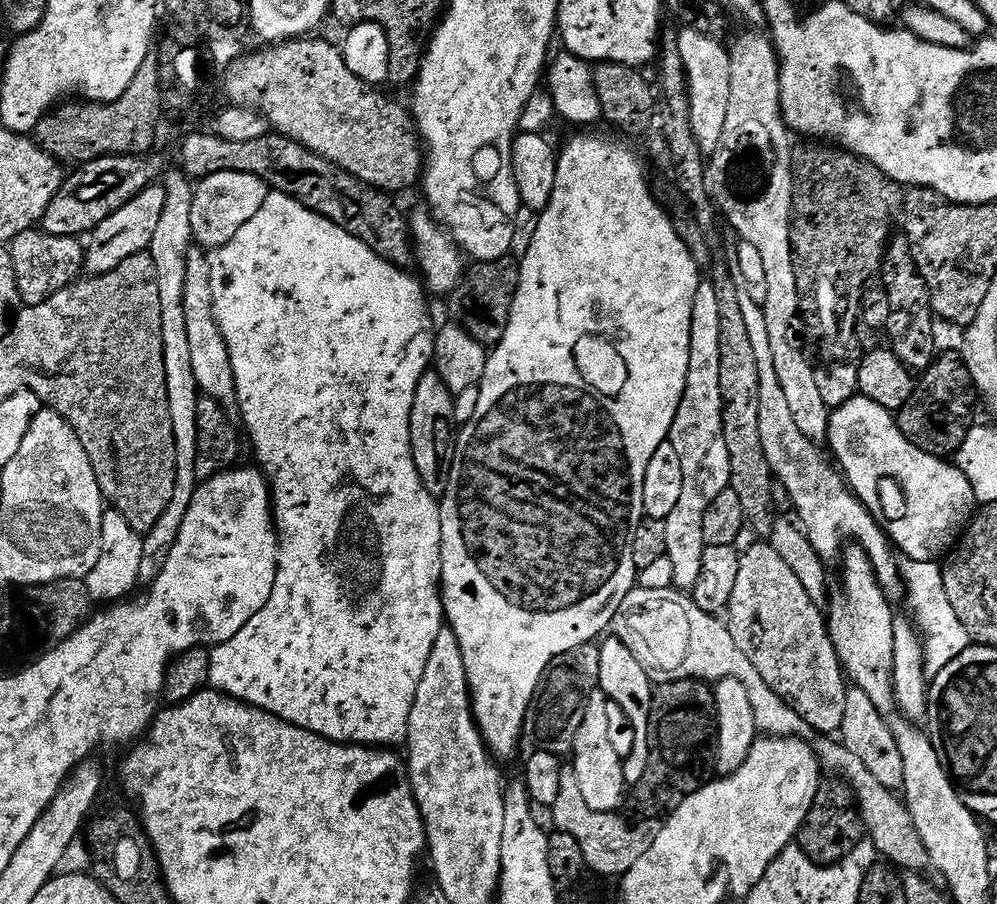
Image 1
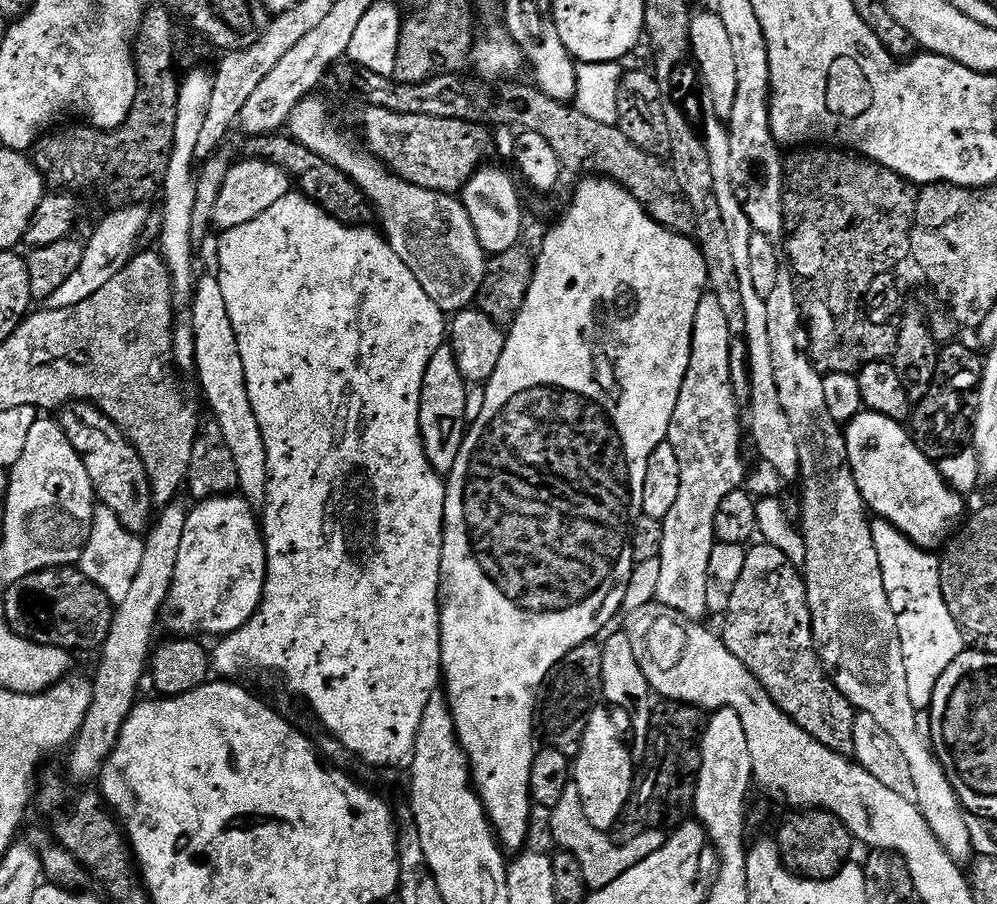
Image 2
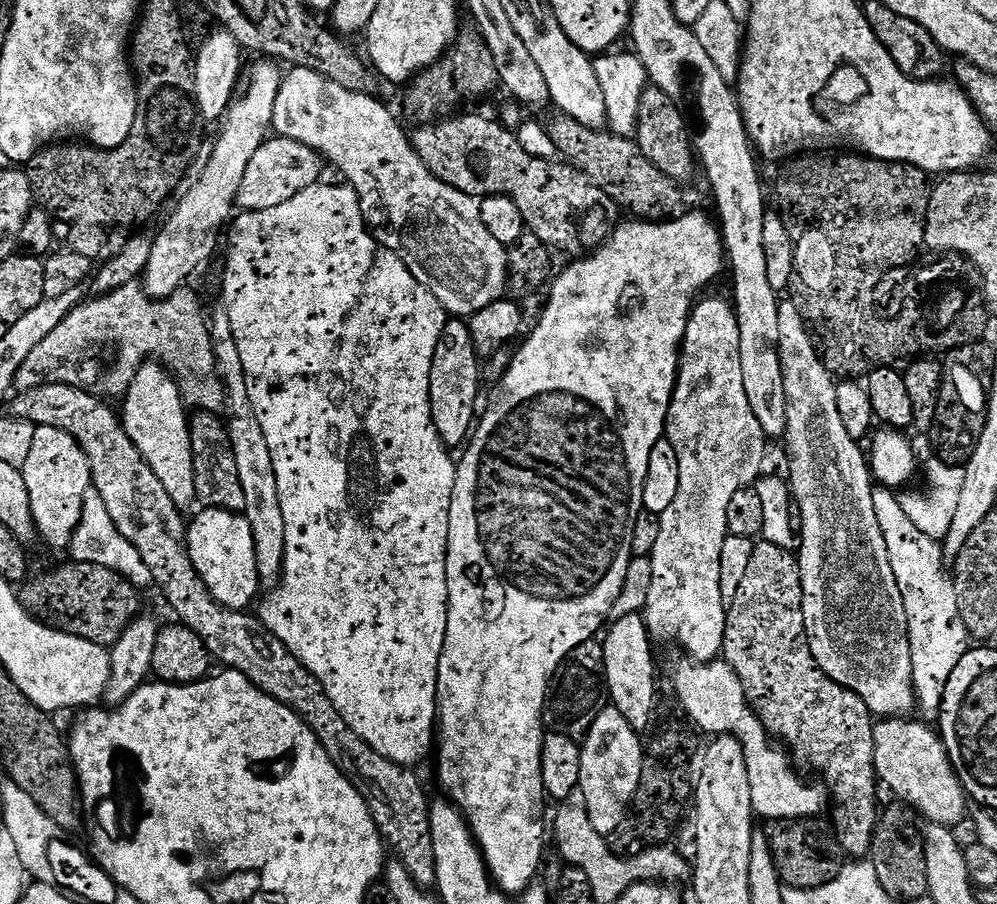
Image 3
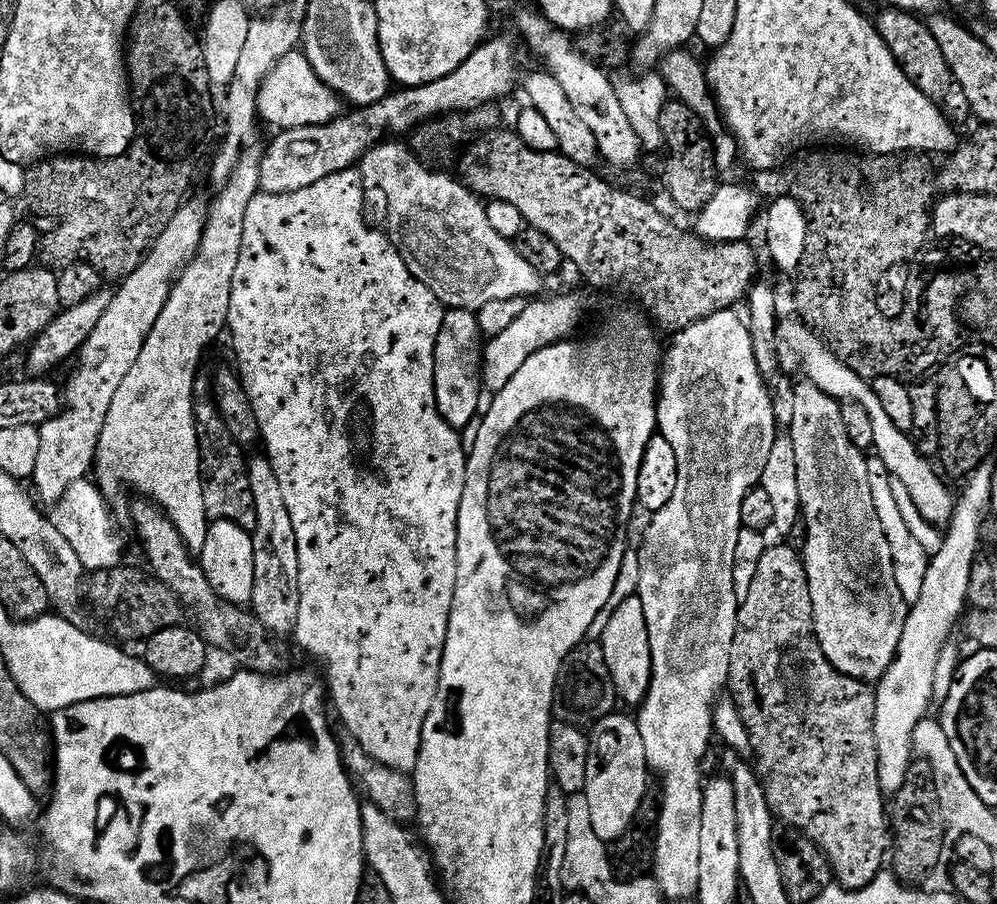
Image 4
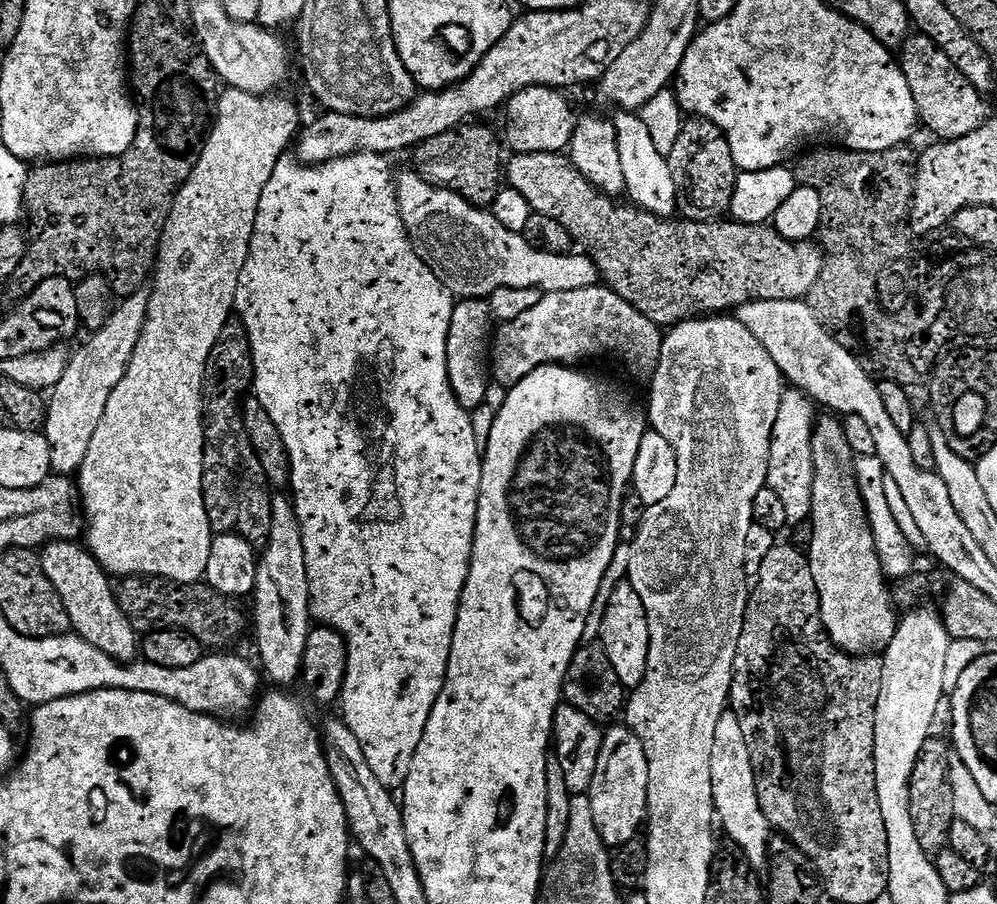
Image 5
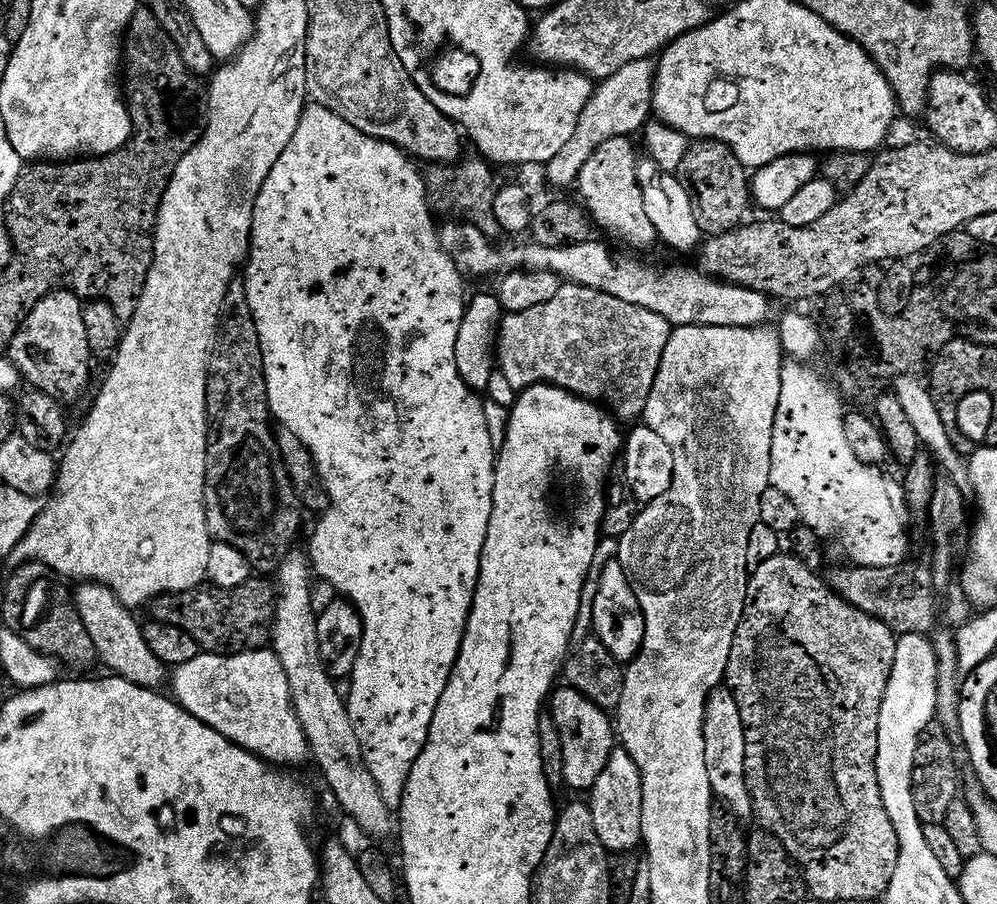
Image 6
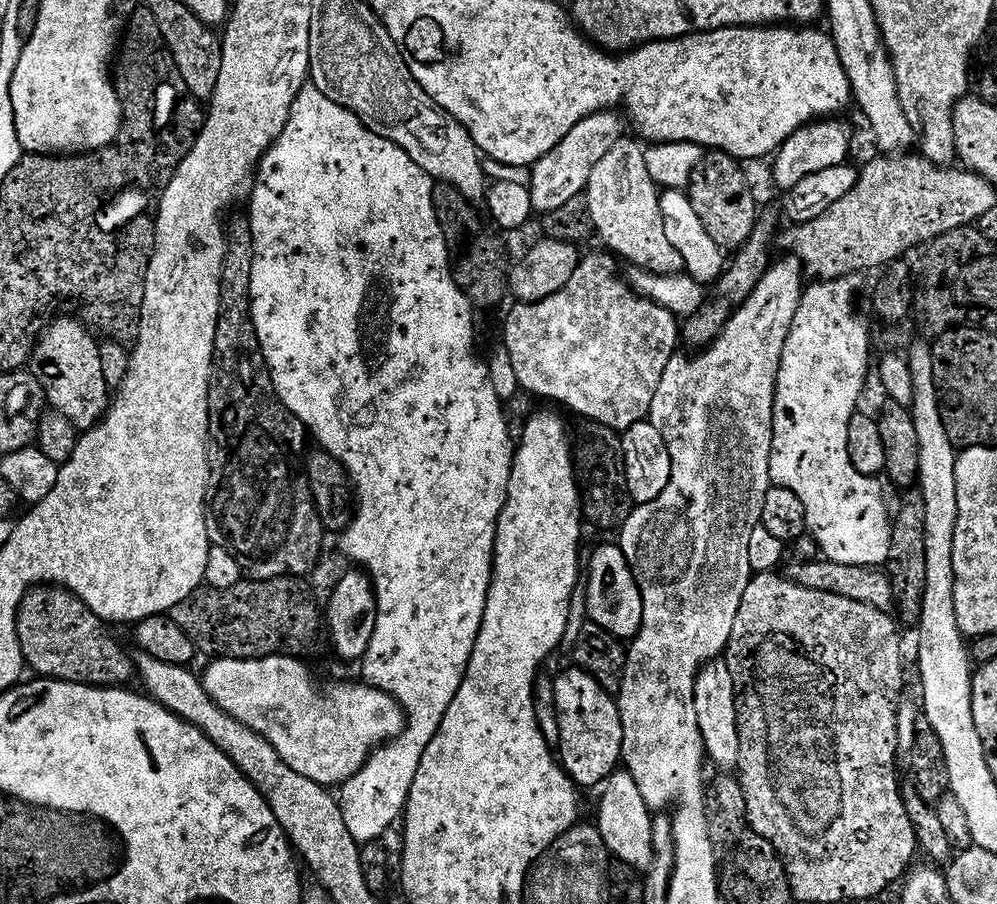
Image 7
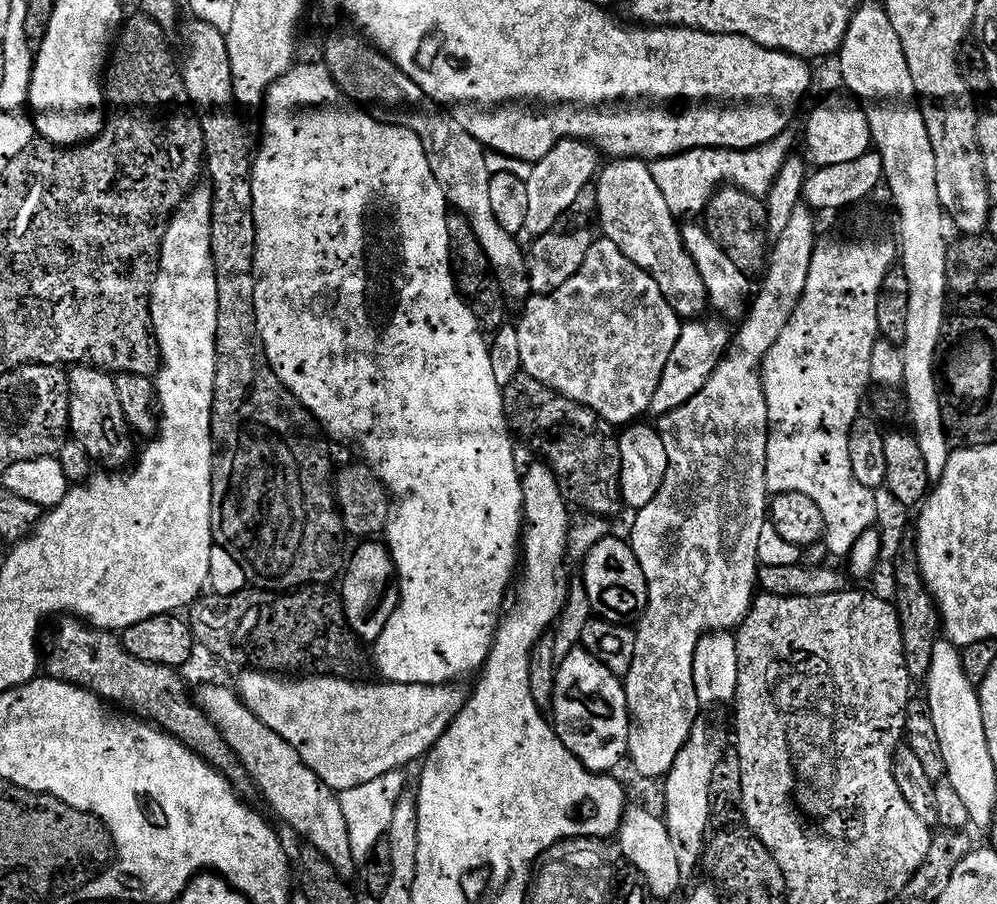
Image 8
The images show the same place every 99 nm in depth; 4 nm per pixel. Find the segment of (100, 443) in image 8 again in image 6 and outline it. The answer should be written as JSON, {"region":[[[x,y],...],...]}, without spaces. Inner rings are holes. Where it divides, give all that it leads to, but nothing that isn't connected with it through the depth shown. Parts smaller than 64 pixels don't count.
{"region":[[[57,290],[42,298],[30,310],[30,314],[20,325],[8,347],[7,357],[20,371],[21,377],[28,380],[33,389],[50,394],[61,402],[76,400],[88,388],[92,380],[94,355],[86,336],[86,323],[83,321],[85,305],[75,292]]]}

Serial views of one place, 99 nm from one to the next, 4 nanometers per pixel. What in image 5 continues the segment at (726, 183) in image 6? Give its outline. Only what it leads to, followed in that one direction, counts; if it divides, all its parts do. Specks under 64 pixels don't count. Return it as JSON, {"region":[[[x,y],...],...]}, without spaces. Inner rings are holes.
{"region":[[[699,118],[684,122],[667,162],[677,190],[676,206],[685,221],[716,222],[731,209],[738,169],[728,138],[719,128]]]}

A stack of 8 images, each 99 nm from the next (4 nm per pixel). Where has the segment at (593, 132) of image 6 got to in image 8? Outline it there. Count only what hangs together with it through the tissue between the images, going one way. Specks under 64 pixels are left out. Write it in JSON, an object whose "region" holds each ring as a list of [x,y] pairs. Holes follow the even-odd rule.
{"region":[[[564,140],[562,143],[556,144],[554,150],[550,150],[550,154],[546,154],[546,158],[535,161],[531,165],[532,173],[527,173],[526,176],[530,190],[530,207],[526,210],[524,232],[527,235],[530,234],[529,237],[535,238],[545,236],[547,232],[553,231],[560,223],[560,216],[566,214],[566,210],[570,210],[570,206],[574,206],[574,198],[578,198],[578,194],[582,194],[582,190],[597,179],[601,164],[601,153],[587,140]]]}

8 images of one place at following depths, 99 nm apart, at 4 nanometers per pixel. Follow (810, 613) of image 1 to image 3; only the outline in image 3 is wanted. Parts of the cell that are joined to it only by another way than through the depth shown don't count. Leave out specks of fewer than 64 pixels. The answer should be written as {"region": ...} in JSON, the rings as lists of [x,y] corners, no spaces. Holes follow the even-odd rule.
{"region":[[[765,542],[757,543],[753,550],[753,556],[750,558],[749,566],[746,568],[745,573],[742,574],[742,584],[738,587],[736,596],[727,605],[726,611],[728,613],[728,625],[724,631],[722,656],[726,663],[736,671],[736,676],[740,680],[742,687],[744,687],[747,703],[750,705],[753,713],[764,723],[764,728],[767,730],[769,737],[775,738],[777,741],[785,740],[785,742],[780,742],[787,745],[789,749],[792,747],[798,755],[805,756],[824,775],[825,781],[823,780],[823,783],[830,789],[831,799],[834,801],[834,804],[836,800],[837,804],[836,840],[840,843],[841,849],[839,848],[839,851],[841,853],[844,851],[846,855],[852,856],[848,858],[867,857],[872,850],[872,838],[876,834],[876,822],[878,819],[878,811],[876,812],[878,777],[876,775],[876,764],[872,760],[872,755],[874,754],[874,736],[872,734],[874,720],[868,711],[866,702],[862,702],[862,698],[858,698],[858,694],[854,694],[848,688],[844,688],[838,682],[830,679],[817,666],[816,659],[812,657],[812,651],[808,648],[808,638],[804,635],[804,591],[800,581],[800,566],[797,557],[789,549],[780,548],[778,545]]]}

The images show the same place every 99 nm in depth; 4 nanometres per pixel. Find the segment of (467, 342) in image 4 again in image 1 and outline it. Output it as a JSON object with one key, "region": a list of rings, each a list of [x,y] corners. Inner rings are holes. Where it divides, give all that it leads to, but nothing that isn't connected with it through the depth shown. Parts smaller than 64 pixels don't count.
{"region":[[[435,370],[425,372],[418,382],[418,390],[414,394],[414,406],[411,407],[411,452],[418,468],[419,477],[429,493],[441,497],[448,485],[449,470],[452,468],[455,452],[455,439],[458,425],[454,412],[455,397],[441,380]]]}

